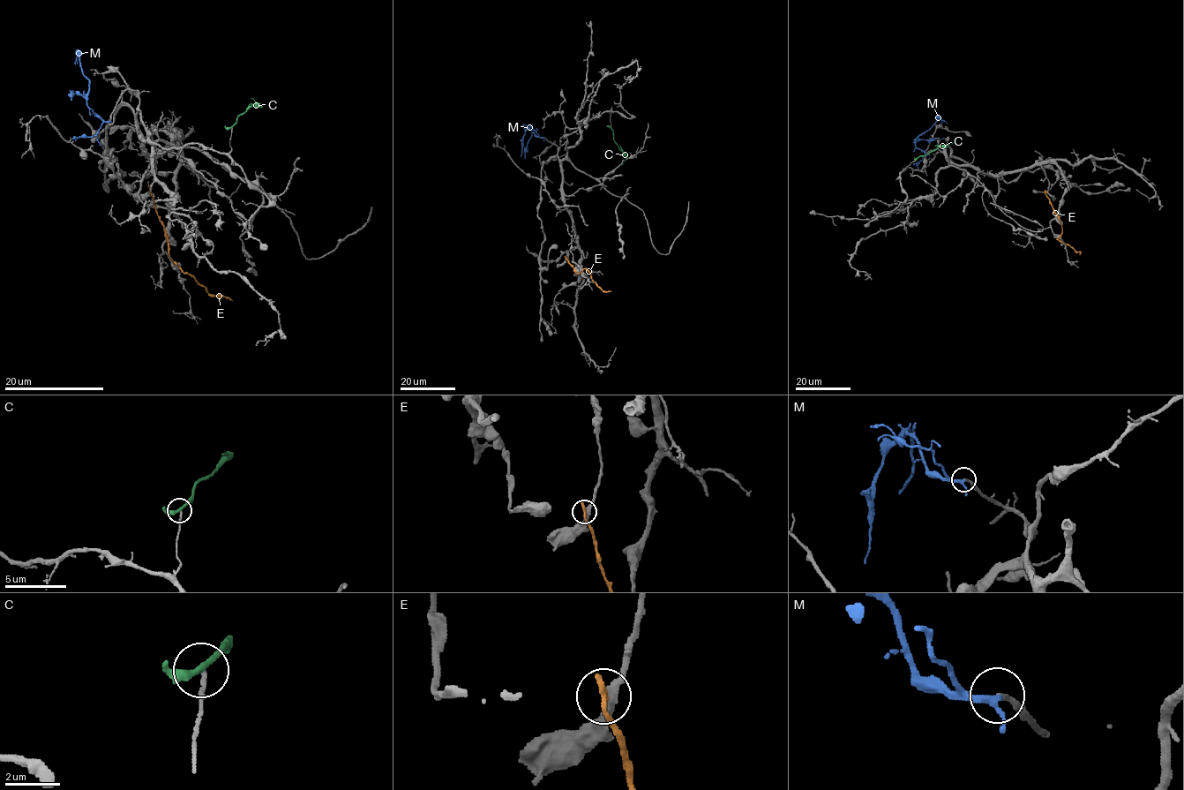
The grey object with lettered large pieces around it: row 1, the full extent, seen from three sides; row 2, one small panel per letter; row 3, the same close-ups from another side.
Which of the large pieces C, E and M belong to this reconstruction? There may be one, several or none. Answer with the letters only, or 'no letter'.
M

